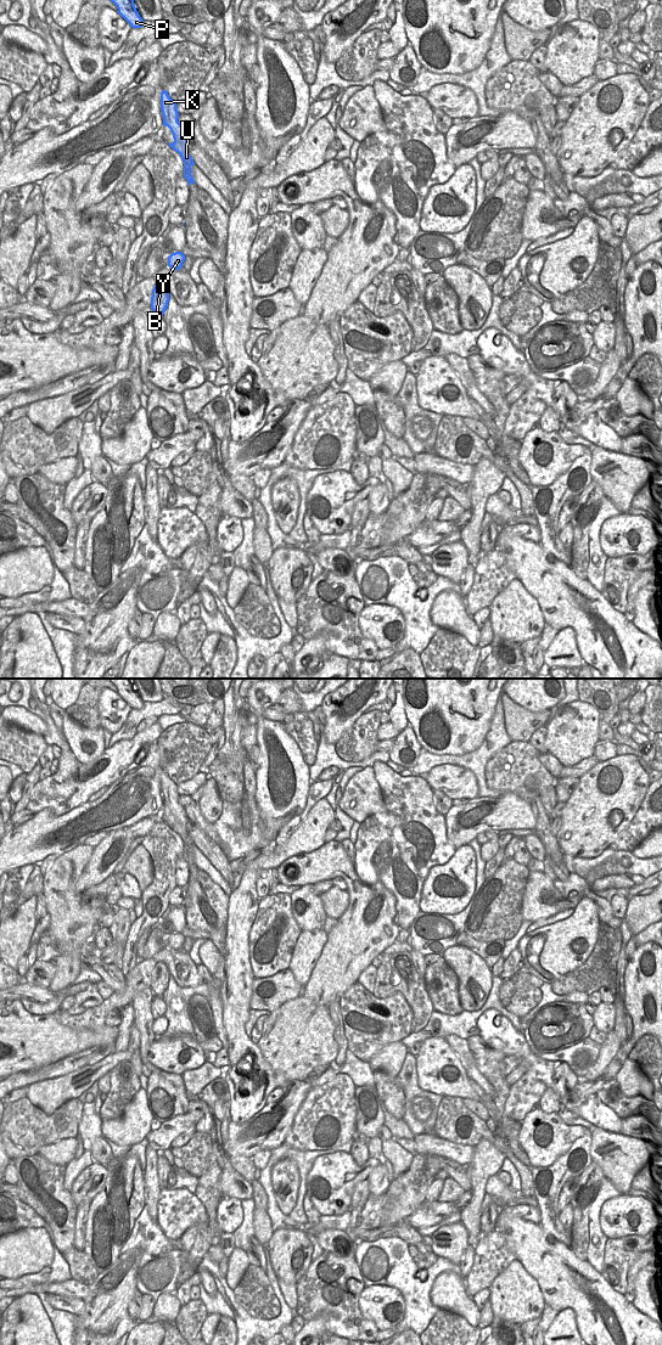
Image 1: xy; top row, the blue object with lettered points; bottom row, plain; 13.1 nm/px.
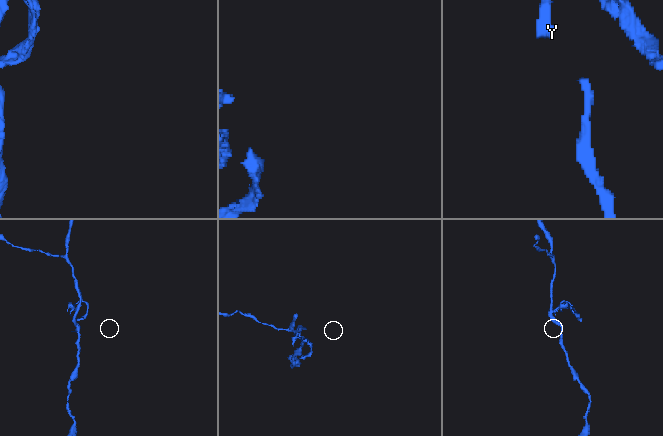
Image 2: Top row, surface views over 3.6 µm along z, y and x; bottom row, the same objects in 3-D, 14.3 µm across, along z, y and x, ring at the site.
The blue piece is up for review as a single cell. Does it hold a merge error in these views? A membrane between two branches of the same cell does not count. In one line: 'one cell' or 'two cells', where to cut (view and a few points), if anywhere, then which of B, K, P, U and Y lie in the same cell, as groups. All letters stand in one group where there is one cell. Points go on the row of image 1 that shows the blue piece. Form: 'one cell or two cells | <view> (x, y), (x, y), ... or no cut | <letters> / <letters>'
two cells | xy (174, 253), (180, 253), (184, 257) | B K P U / Y

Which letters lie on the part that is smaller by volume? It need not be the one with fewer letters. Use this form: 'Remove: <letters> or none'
Remove: Y

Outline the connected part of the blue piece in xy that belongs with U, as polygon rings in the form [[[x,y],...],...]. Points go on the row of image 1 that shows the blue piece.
[[[166,90],[161,92],[161,111],[163,117],[163,125],[168,126],[173,134],[174,141],[169,145],[175,152],[178,152],[184,161],[184,178],[189,181],[189,186],[195,184],[191,175],[191,165],[195,164],[187,151],[187,136],[181,125],[178,122],[176,103],[169,97]]]

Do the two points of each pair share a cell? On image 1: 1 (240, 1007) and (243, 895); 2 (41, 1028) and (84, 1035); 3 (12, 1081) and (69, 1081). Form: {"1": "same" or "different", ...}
{"1": "same", "2": "same", "3": "different"}

